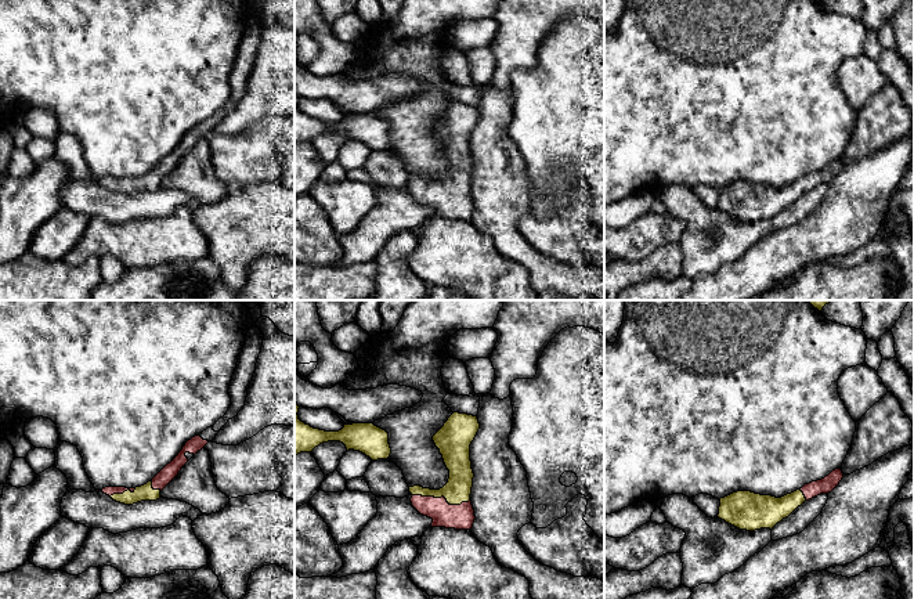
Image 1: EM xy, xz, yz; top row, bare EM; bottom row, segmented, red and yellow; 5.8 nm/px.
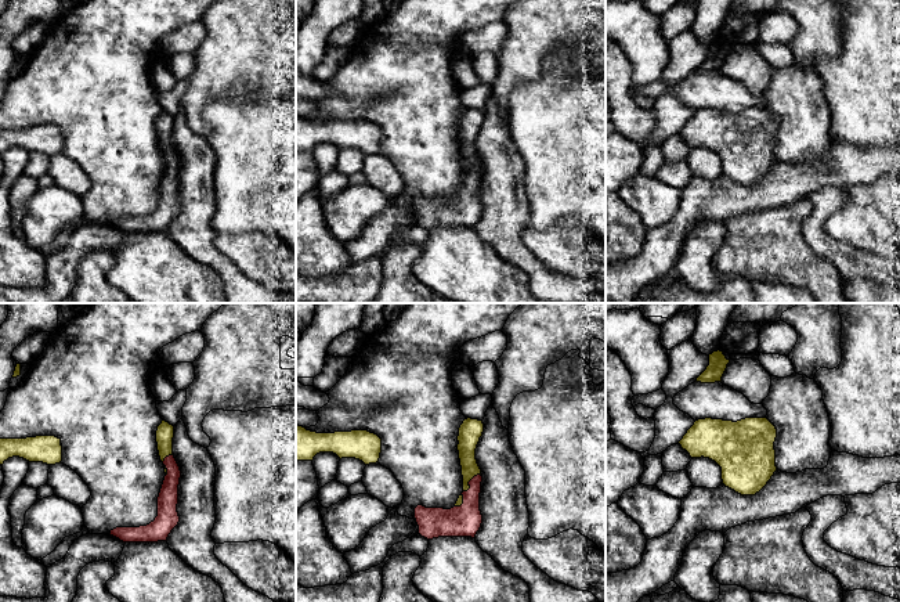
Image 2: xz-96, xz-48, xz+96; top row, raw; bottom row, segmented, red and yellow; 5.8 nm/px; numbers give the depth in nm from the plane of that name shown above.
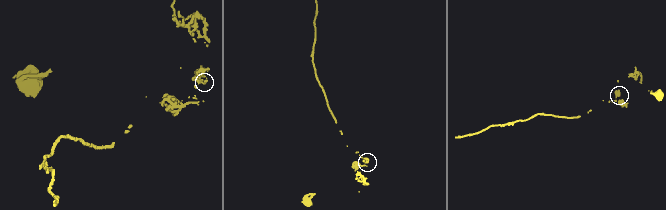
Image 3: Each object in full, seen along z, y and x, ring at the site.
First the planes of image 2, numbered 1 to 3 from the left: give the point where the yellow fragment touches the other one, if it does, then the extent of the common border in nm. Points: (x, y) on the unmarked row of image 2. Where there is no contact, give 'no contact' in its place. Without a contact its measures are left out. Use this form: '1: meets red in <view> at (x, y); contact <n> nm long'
1: meets red in xz-96 at (166, 147); contact 80 nm long
2: meets red in xz-48 at (469, 172); contact 150 nm long
3: no contact

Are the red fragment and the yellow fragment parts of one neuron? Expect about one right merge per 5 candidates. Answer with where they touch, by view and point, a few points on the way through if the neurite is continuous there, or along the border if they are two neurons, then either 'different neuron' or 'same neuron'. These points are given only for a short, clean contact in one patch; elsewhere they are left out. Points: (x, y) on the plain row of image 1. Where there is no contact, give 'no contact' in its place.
contact xz (441, 187); same neuron

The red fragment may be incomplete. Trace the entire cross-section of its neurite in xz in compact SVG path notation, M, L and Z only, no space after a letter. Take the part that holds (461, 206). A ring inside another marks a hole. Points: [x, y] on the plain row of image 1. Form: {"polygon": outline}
{"polygon": "M454 102L433 126L433 131L449 160L448 173L440 180L409 177L412 196L433 210L431 217L455 220L473 217L476 206L470 184L474 163L470 134L478 119L477 107Z"}

